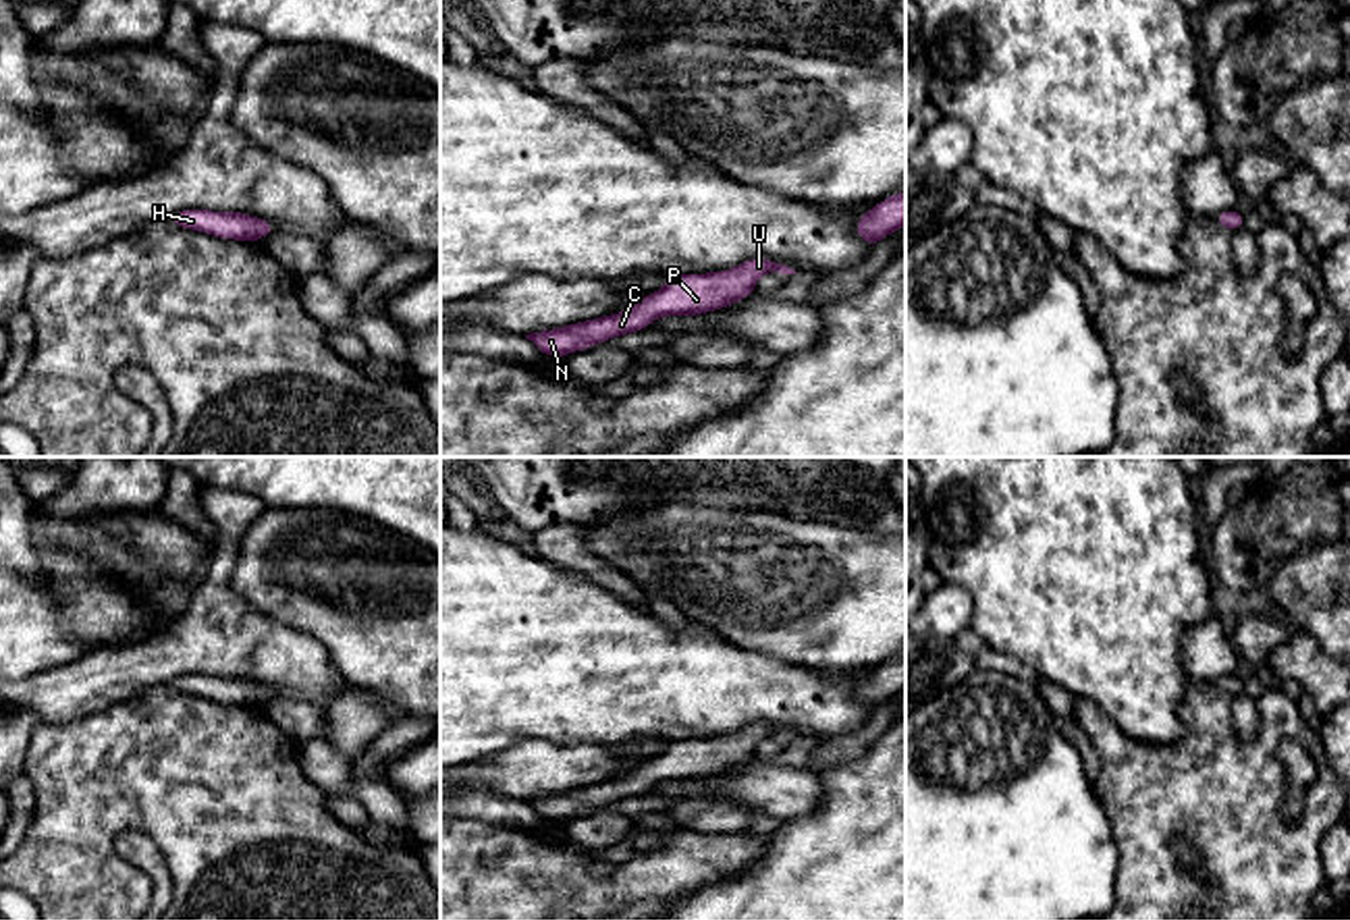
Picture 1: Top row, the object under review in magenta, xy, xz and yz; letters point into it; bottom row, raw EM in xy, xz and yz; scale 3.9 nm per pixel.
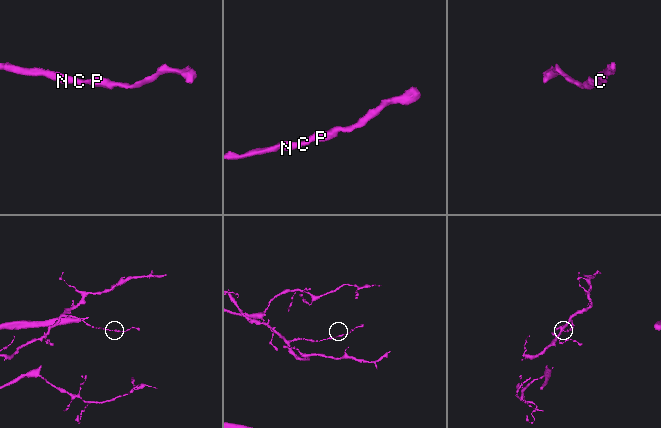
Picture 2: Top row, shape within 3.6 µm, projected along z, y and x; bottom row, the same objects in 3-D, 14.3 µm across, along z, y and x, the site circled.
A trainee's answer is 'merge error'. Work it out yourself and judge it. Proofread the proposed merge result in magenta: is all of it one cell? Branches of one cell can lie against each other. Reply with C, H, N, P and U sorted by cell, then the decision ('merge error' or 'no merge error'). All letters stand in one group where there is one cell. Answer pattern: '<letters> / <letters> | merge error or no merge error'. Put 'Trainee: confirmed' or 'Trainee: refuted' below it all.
C H N P U | no merge error
Trainee: refuted

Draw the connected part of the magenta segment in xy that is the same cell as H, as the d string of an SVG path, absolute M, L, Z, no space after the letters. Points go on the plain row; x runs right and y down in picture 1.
M181 675L168 683L181 694L201 696L220 704L260 706L276 689L241 677Z

